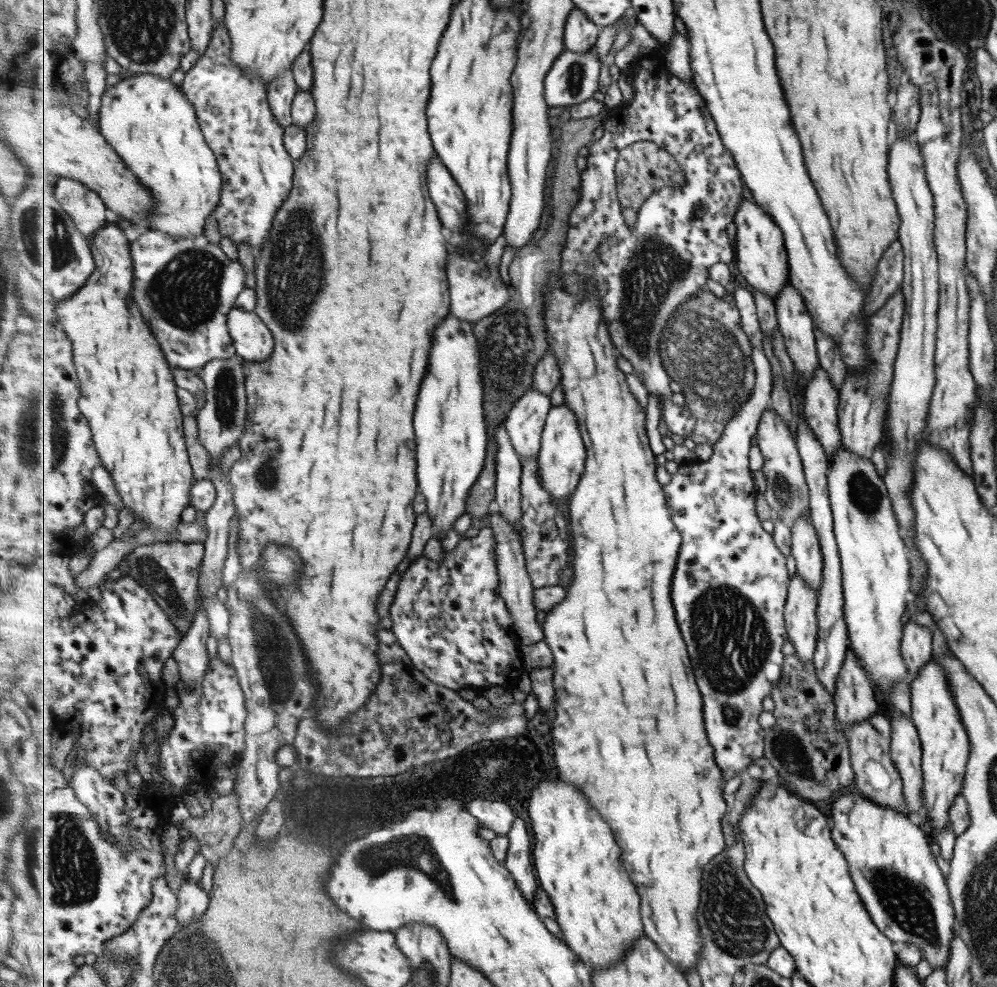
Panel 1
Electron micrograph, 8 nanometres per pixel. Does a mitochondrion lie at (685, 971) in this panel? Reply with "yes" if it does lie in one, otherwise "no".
no

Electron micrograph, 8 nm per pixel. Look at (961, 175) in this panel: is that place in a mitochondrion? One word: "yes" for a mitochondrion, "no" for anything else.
no

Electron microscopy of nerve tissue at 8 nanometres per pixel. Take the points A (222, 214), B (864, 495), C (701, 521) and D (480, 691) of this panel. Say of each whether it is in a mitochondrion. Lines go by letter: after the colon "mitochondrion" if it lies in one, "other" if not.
A: other
B: mitochondrion
C: other
D: other

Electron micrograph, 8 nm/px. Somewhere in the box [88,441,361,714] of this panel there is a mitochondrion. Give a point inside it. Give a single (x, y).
(276, 657)

